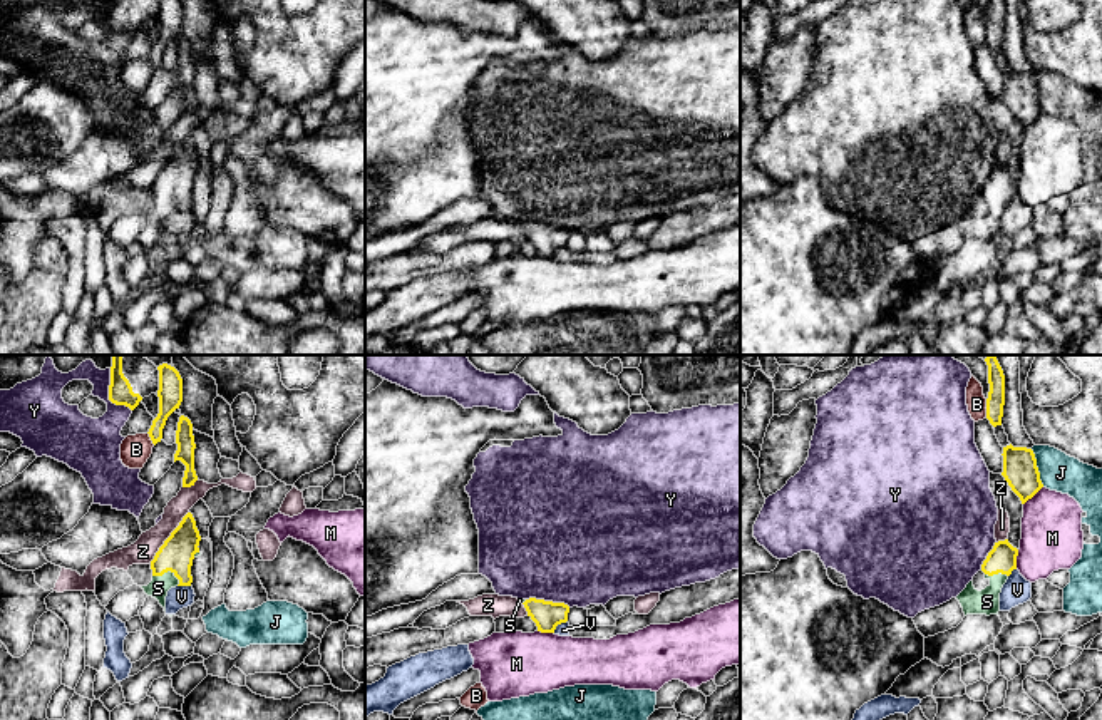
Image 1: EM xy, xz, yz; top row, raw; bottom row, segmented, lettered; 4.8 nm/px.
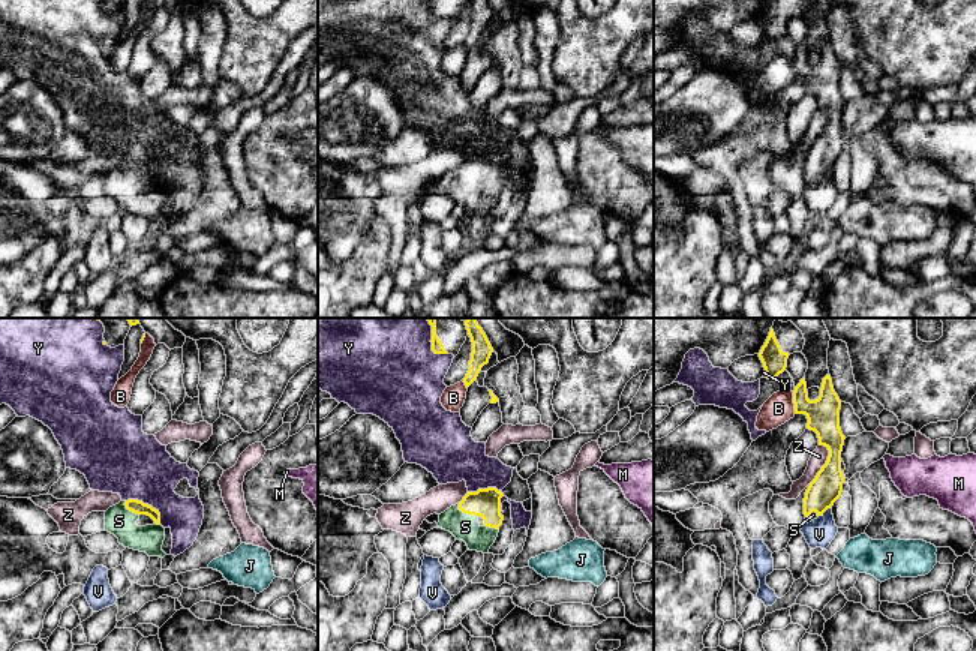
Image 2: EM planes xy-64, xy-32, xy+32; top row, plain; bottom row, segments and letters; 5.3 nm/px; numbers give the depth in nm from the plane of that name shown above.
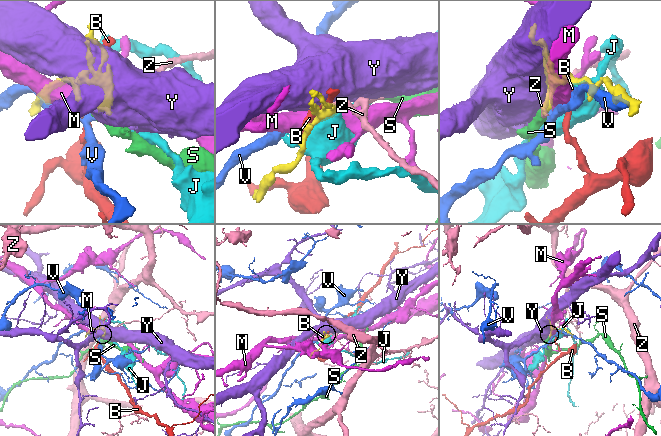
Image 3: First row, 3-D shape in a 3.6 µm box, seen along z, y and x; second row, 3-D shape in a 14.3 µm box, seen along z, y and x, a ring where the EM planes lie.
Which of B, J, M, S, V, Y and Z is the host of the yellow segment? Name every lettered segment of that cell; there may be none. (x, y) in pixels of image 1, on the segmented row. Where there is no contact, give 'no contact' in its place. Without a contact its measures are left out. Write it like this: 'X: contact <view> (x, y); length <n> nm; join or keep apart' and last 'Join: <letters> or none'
B: contact yz (987, 407); length 90 nm; keep apart
J: contact yz (1037, 468); length 200 nm; keep apart
M: contact yz (1032, 496); length 130 nm; keep apart
S: contact xy (168, 570); length 140 nm; join
V: contact xz (558, 623); length 90 nm; keep apart
Y: contact xy (109, 396); length 240 nm; keep apart
Z: contact xy (168, 538); length 320 nm; keep apart
Join: S

